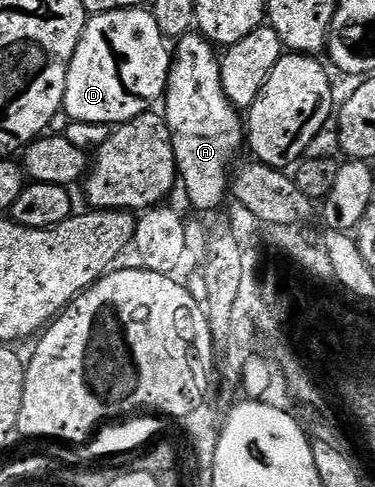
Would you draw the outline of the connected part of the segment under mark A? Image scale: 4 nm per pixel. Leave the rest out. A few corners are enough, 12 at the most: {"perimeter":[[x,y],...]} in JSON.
{"perimeter":[[177,39],[162,114],[181,187],[213,213],[244,148],[221,59]]}

